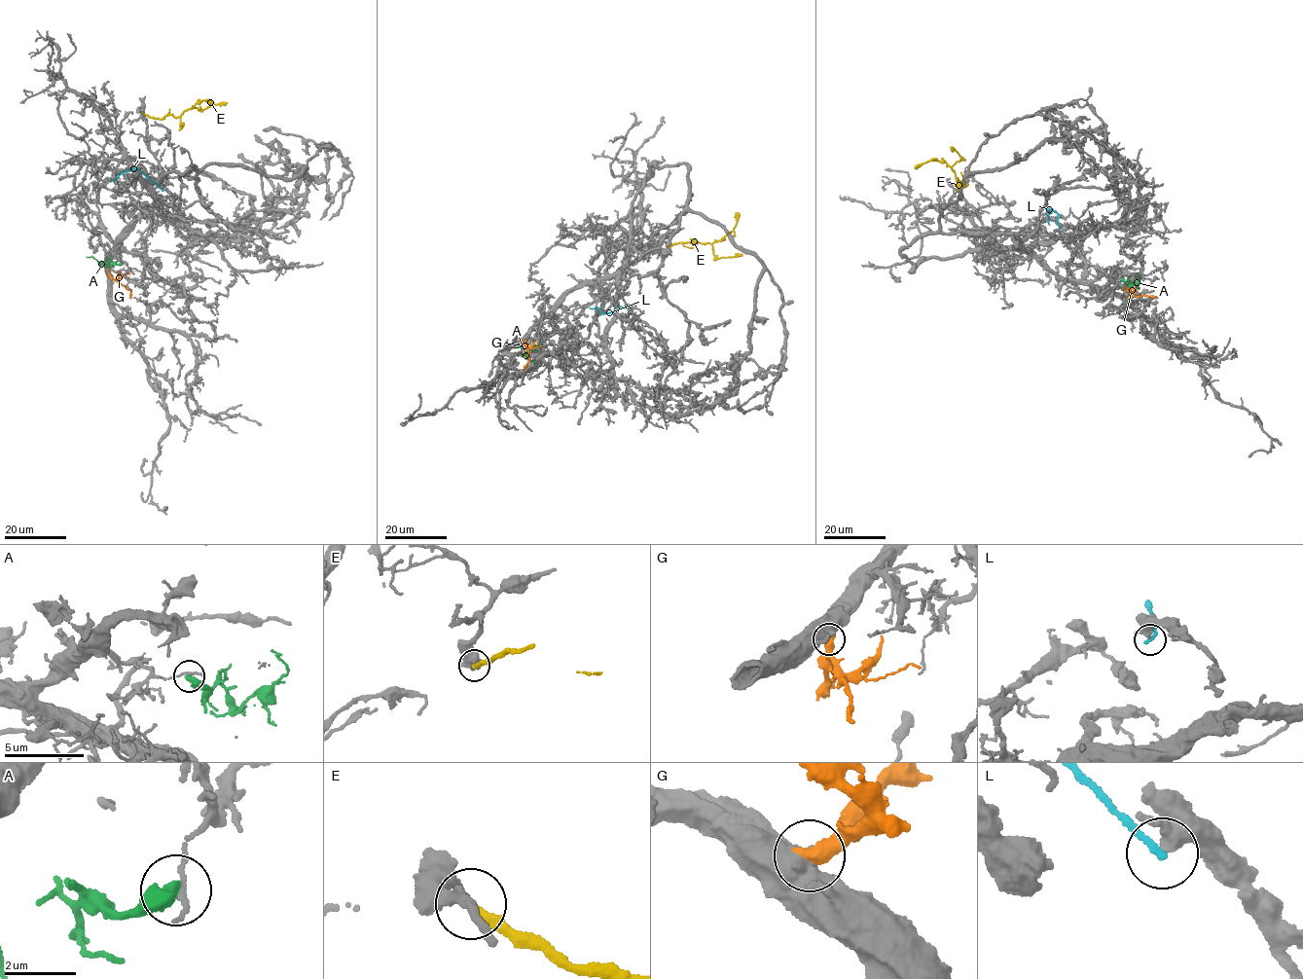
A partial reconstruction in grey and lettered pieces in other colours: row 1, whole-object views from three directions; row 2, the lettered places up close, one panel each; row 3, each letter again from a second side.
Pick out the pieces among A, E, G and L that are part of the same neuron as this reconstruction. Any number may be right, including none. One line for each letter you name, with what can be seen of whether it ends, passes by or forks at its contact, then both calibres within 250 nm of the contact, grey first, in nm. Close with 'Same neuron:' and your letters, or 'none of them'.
G: it ends | 800/500 nm
Same neuron: G

